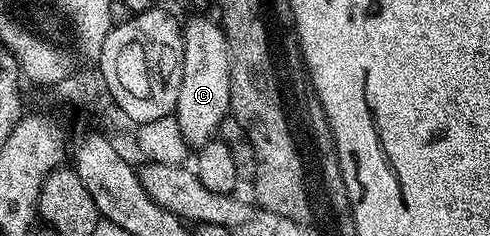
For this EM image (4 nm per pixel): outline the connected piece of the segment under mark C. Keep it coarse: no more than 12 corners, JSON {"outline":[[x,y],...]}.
{"outline":[[221,24],[182,25],[173,116],[201,147],[230,111],[230,48]]}

